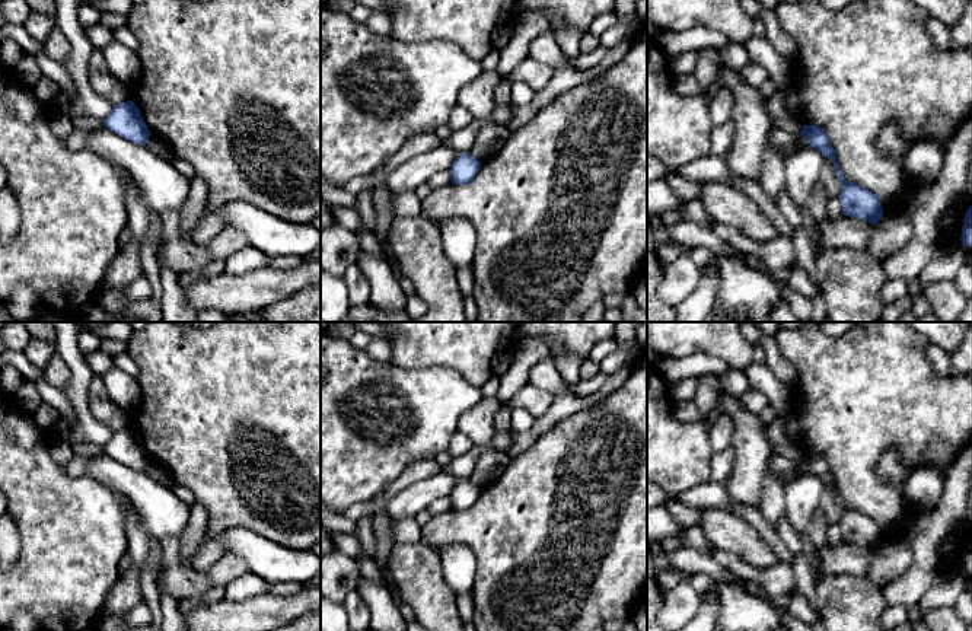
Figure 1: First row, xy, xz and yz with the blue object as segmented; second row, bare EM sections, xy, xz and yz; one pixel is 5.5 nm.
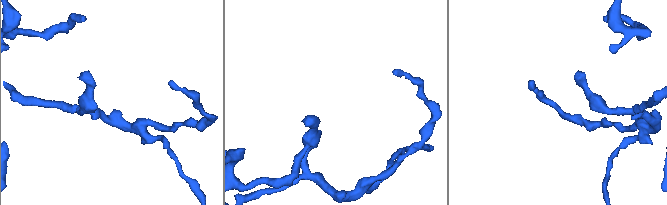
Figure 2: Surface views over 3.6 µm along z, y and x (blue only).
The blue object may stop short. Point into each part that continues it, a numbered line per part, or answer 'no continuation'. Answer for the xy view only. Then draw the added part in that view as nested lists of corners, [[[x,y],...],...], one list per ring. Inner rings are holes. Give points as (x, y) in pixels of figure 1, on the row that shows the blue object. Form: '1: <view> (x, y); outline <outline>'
no continuation

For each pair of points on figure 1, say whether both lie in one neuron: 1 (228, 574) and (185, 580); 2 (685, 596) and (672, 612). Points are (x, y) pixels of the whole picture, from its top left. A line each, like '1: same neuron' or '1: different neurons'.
1: different neurons
2: same neuron

